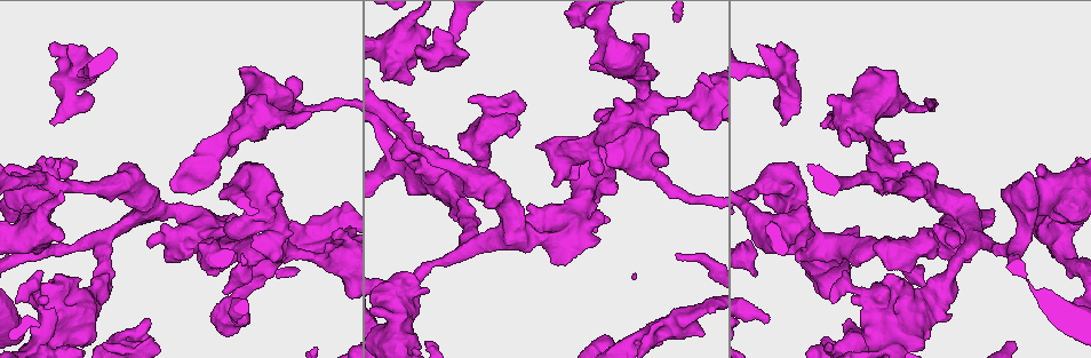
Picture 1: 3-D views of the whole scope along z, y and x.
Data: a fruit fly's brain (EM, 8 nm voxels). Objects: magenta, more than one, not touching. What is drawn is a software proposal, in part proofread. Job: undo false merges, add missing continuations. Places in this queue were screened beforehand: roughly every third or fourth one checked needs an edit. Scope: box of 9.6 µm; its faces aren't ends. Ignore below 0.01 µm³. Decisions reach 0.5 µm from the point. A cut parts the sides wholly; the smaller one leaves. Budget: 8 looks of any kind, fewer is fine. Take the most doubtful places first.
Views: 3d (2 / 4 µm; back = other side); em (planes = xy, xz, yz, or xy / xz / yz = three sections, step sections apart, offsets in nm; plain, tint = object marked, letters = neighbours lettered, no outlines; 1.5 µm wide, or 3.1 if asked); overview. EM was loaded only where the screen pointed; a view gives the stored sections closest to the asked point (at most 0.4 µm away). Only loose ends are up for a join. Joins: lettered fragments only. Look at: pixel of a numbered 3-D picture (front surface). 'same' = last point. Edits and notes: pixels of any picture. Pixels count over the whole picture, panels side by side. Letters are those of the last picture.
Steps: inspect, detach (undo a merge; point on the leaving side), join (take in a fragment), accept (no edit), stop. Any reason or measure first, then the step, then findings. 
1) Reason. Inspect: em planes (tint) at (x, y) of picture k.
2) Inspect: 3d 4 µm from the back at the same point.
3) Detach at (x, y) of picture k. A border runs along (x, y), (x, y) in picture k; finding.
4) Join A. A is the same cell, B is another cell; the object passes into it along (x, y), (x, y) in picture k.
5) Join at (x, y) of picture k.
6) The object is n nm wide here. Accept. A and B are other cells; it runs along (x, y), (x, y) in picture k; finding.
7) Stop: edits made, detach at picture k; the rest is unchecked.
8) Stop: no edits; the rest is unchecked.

An open end. Inspect: 3d 4 µm at (69, 47) of picture 1.

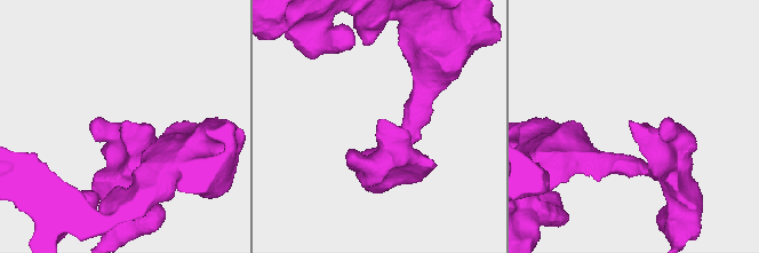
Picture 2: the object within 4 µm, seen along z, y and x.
Need the tissue. Inspect: em planes (letters) at (378, 120) of picture 2.

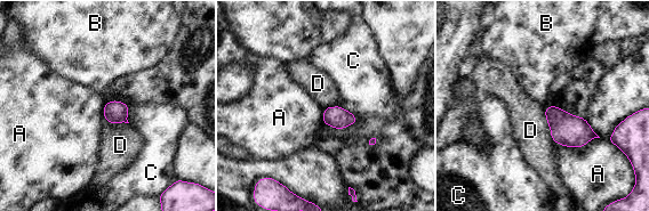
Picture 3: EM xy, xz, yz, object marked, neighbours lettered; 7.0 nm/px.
Accept. A, B, C and D are other cells; a border runs along (104, 118), (111, 123), (128, 123) in picture 3; none of them fits.

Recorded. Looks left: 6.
Thick end. Inspect: 3d 4 µm at (333, 238) of picture 1.

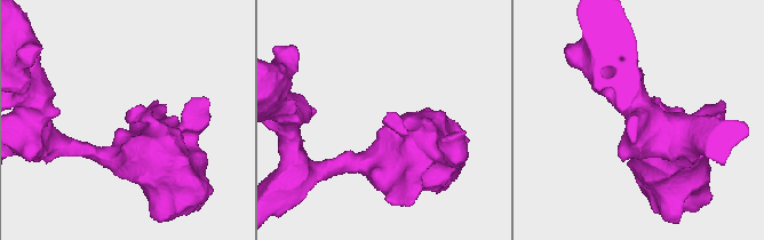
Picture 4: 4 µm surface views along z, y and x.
Shape alone is not enough. Inspect: em xz step 4 (tint) at (129, 121) of picture 4.

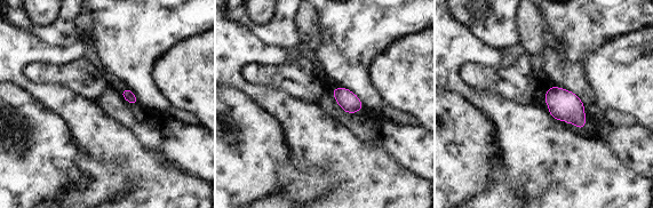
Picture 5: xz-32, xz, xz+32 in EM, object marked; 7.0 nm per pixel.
See the neighbours. Inspect: em xz step 4 (letters) at the same point.

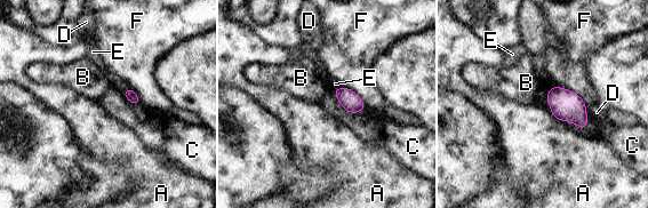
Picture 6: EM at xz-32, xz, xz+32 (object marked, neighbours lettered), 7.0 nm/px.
Accept. A, B, C, D, E and F are other cells; a border runs along (553, 86), (545, 97) in picture 6; no lettered fragment goes on from it.

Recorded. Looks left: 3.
Branch stops here. Inspect: 3d 2 µm from the back at (343, 205) of picture 1.

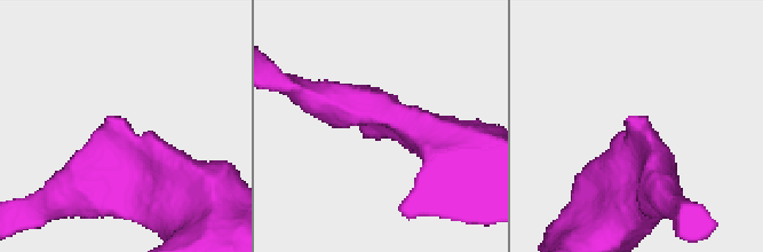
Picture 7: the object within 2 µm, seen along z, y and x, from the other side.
Shape alone is not enough. Inspect: em planes (letters) at (120, 121) of picture 7.

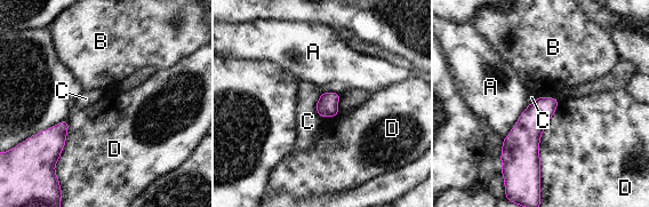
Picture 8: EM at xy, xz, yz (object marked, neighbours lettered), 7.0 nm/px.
Accept. A, B, C and D are other cells; a border runs along (322, 92), (315, 105), (322, 118) in picture 8; none of them fits.

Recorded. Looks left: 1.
Stop: no edits; the rest is unchecked.

